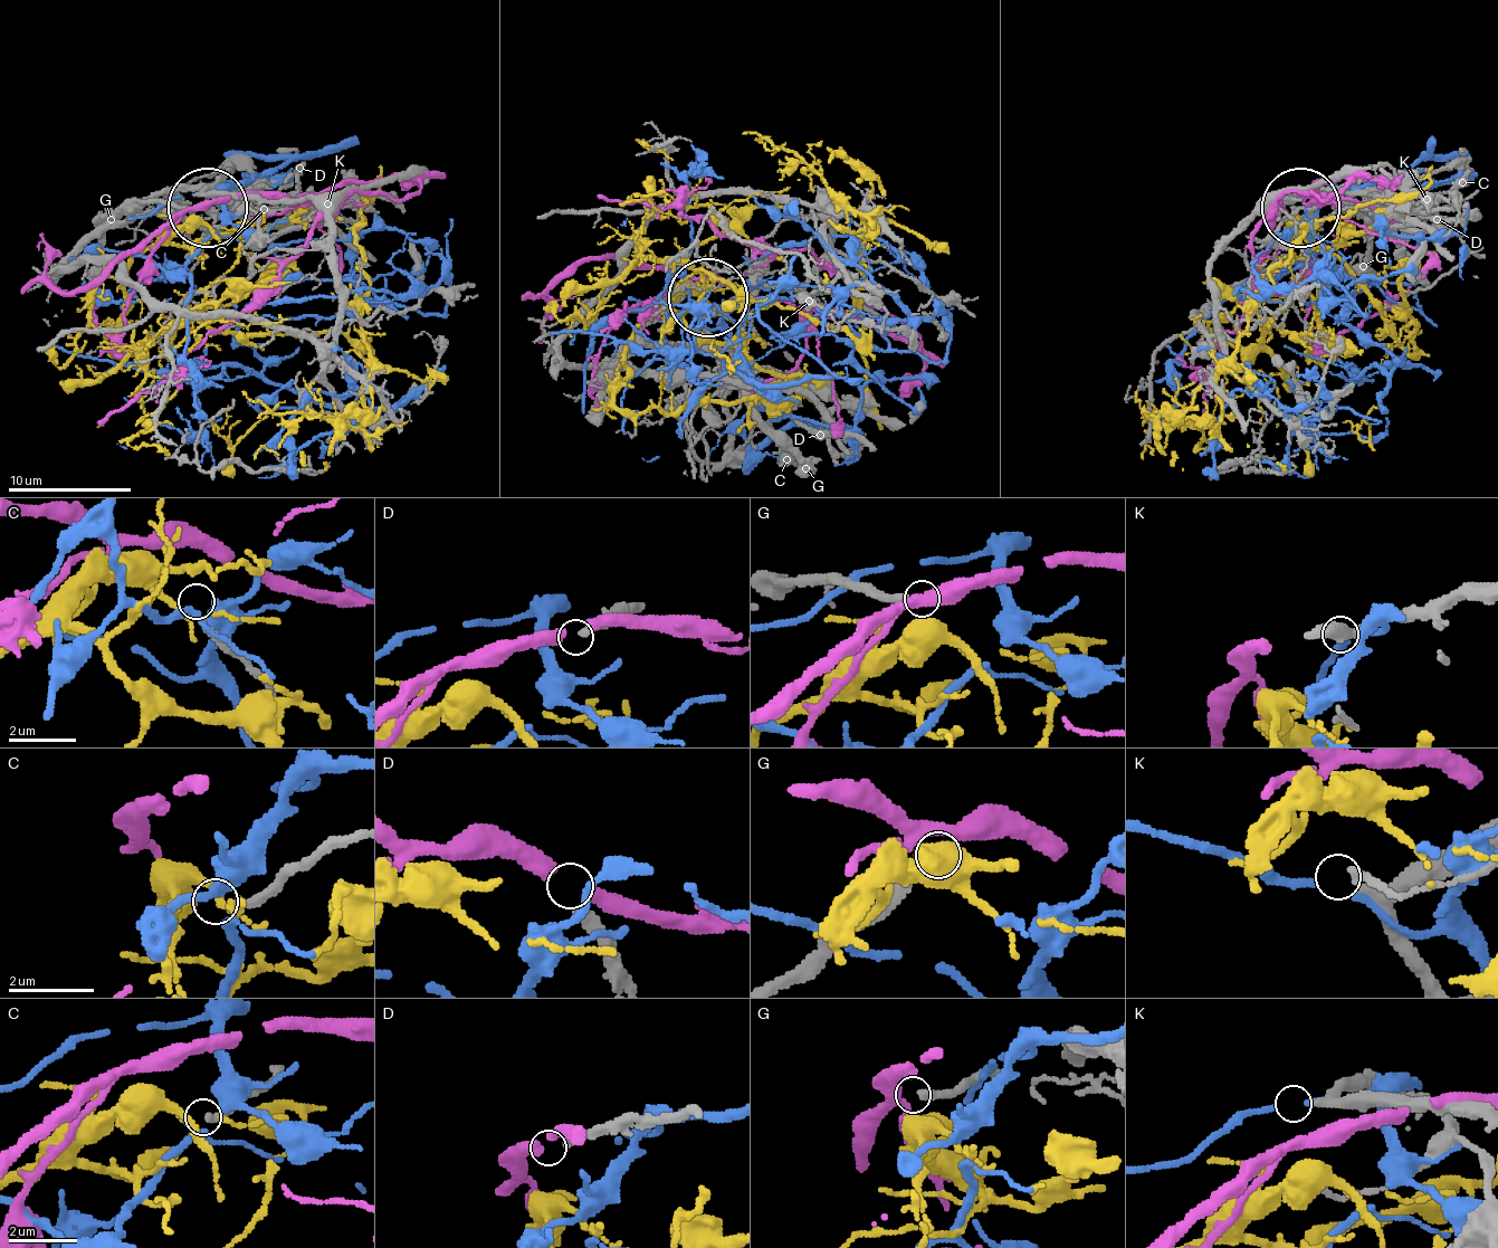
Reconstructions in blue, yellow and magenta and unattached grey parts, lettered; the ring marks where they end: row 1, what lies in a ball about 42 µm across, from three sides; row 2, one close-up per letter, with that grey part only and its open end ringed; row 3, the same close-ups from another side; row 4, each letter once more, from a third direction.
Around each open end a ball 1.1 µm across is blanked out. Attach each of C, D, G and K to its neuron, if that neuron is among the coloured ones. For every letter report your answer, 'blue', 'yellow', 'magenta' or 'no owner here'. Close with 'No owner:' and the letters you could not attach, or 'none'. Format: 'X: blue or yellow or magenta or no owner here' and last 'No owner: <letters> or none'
C: no owner here
D: no owner here
G: no owner here
K: no owner here
No owner: C, D, G, K

